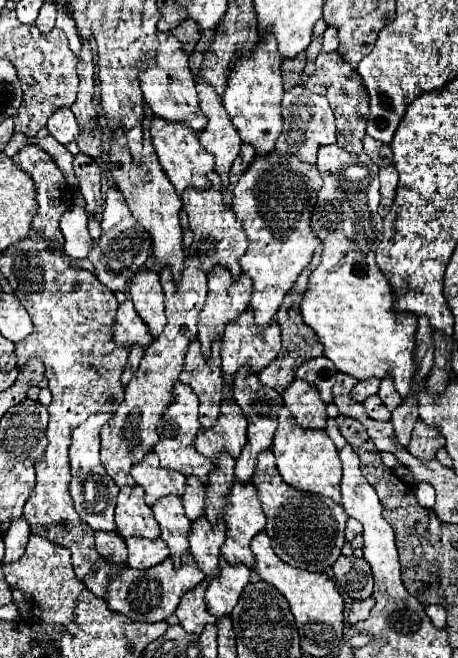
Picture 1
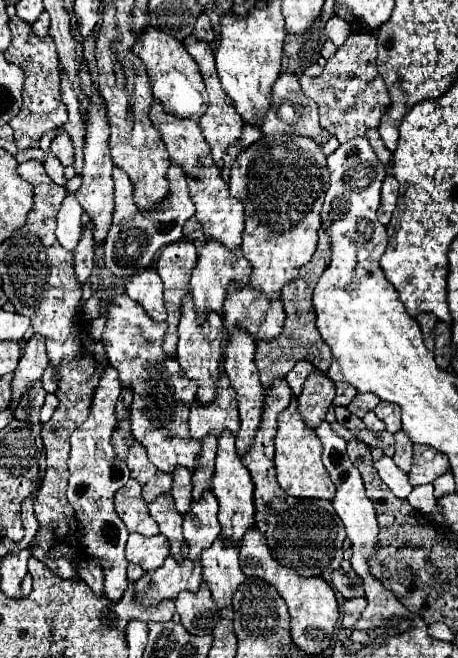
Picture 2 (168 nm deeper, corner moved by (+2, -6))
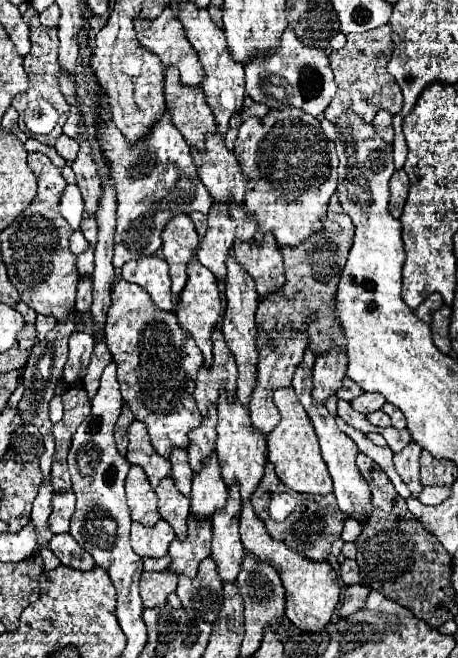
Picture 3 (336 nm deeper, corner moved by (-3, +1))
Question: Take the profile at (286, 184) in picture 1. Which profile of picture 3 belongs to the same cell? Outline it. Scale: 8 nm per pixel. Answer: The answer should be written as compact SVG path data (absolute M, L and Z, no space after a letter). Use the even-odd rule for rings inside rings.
M295 107L271 109L263 119L251 117L239 127L239 135L235 139L235 157L243 169L243 175L249 179L247 195L245 195L245 211L259 225L255 235L257 243L263 241L263 235L273 233L279 249L295 247L307 241L313 233L321 231L327 213L327 203L337 187L339 159L337 159L335 143L331 143L325 137L321 123L315 117Z

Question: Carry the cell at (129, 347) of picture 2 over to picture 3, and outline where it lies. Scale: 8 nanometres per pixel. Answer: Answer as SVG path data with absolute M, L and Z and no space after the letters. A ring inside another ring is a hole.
M121 279L111 291L105 343L117 363L117 379L123 399L131 407L135 419L147 425L155 451L169 459L173 447L187 449L189 431L201 425L193 389L203 357L195 341L187 333L181 333L177 315L173 311L157 309L143 287Z

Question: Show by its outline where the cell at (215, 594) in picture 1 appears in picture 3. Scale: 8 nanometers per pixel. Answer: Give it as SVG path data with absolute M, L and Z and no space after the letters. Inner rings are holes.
M233 485L229 489L229 499L225 509L217 511L211 519L213 559L223 583L231 583L237 579L241 571L241 561L245 557L245 547L241 545L241 535L239 535L239 511L241 511L239 489L237 485Z

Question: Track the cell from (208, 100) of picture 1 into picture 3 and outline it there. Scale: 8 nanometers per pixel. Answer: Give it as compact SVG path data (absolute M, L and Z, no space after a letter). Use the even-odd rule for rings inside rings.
M189 1L181 3L181 15L179 15L187 39L189 43L195 47L199 61L205 69L205 83L203 83L203 93L207 97L207 105L211 107L213 115L215 115L215 125L217 125L217 133L225 135L227 127L229 127L229 119L241 111L243 99L245 99L245 75L243 75L243 65L239 65L237 61L233 61L227 53L227 41L225 41L225 33L221 27L217 27L207 9L199 9Z

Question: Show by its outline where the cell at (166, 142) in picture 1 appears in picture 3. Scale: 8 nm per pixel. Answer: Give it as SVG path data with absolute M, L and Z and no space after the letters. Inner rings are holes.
M167 67L165 71L165 103L173 125L185 137L187 145L203 149L203 137L215 133L215 119L205 101L203 89L185 87L179 81L179 71Z

